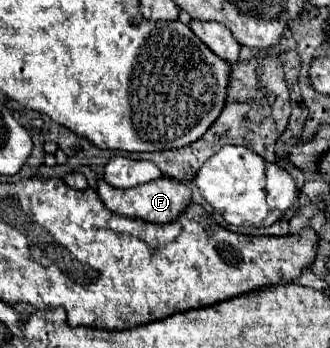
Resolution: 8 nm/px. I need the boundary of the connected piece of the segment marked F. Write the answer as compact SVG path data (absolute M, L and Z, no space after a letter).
M166 175L160 177L160 179L154 179L150 183L144 183L144 185L136 185L132 189L118 189L118 187L108 185L104 179L100 179L98 181L98 195L100 195L102 203L112 213L128 215L128 217L142 219L142 221L148 221L148 223L158 223L158 225L166 225L166 223L176 221L180 217L180 213L184 213L184 209L192 203L190 187L182 181L170 179Z

